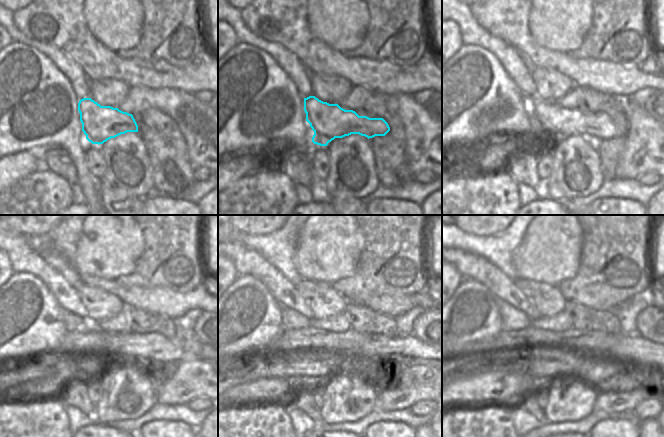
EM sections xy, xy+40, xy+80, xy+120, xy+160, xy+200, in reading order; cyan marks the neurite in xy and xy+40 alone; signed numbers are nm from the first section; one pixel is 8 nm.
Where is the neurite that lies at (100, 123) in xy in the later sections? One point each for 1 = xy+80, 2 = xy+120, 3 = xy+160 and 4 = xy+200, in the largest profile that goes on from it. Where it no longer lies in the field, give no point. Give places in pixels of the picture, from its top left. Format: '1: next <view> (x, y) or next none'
1: next xy+80 (555, 121)
2: next xy+120 (156, 349)
3: next xy+160 (410, 350)
4: next xy+200 (635, 350)

